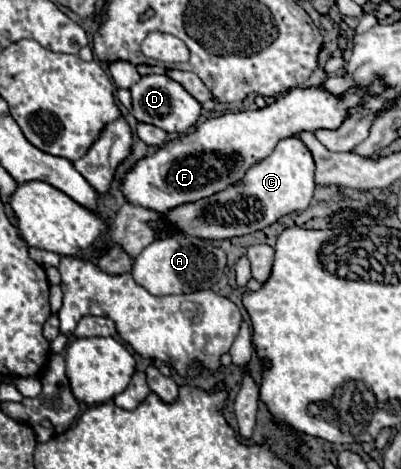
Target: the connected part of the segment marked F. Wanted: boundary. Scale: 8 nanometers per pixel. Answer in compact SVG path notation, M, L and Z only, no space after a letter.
M294 88L286 96L278 96L274 104L254 110L254 112L228 112L216 118L208 118L204 124L196 126L194 132L184 134L176 140L166 142L156 148L154 154L138 160L120 182L120 190L126 200L134 206L150 208L154 212L168 212L184 202L194 202L222 188L236 184L242 180L246 168L264 160L278 140L294 136L304 130L318 128L338 128L346 118L346 108L352 108L360 102L362 92L352 88L338 100L338 96L330 96L322 92L322 88Z

